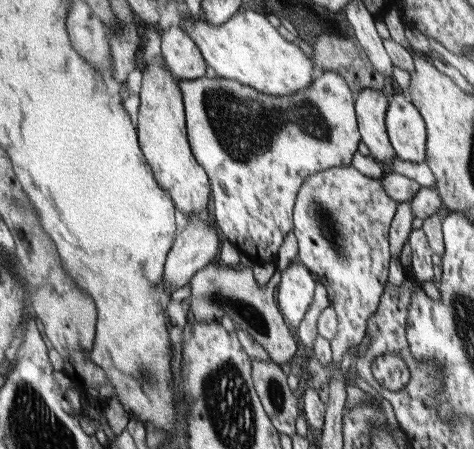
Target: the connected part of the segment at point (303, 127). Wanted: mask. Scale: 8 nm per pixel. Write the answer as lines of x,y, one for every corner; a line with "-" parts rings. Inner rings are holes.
323,72
313,78
307,88
295,90
293,94
263,94
241,82
219,76
177,82
185,108
187,142
193,158
207,174
211,188
211,220
217,224
219,236
241,250
253,266
275,262
283,236
293,230
291,214
295,194
303,180
331,166
349,166
361,144
351,90
337,72

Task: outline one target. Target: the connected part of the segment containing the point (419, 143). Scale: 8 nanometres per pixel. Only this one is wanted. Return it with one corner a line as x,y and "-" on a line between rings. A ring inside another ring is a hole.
399,90
395,96
391,96
387,106
385,128
399,160
413,164
425,162
425,122
413,102
407,102

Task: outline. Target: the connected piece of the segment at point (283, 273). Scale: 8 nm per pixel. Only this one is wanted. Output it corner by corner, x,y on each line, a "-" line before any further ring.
291,262
285,270
277,270
279,282
275,286
275,304
281,310
285,324
295,332
299,320
303,320
307,306
313,298
313,278
305,266

